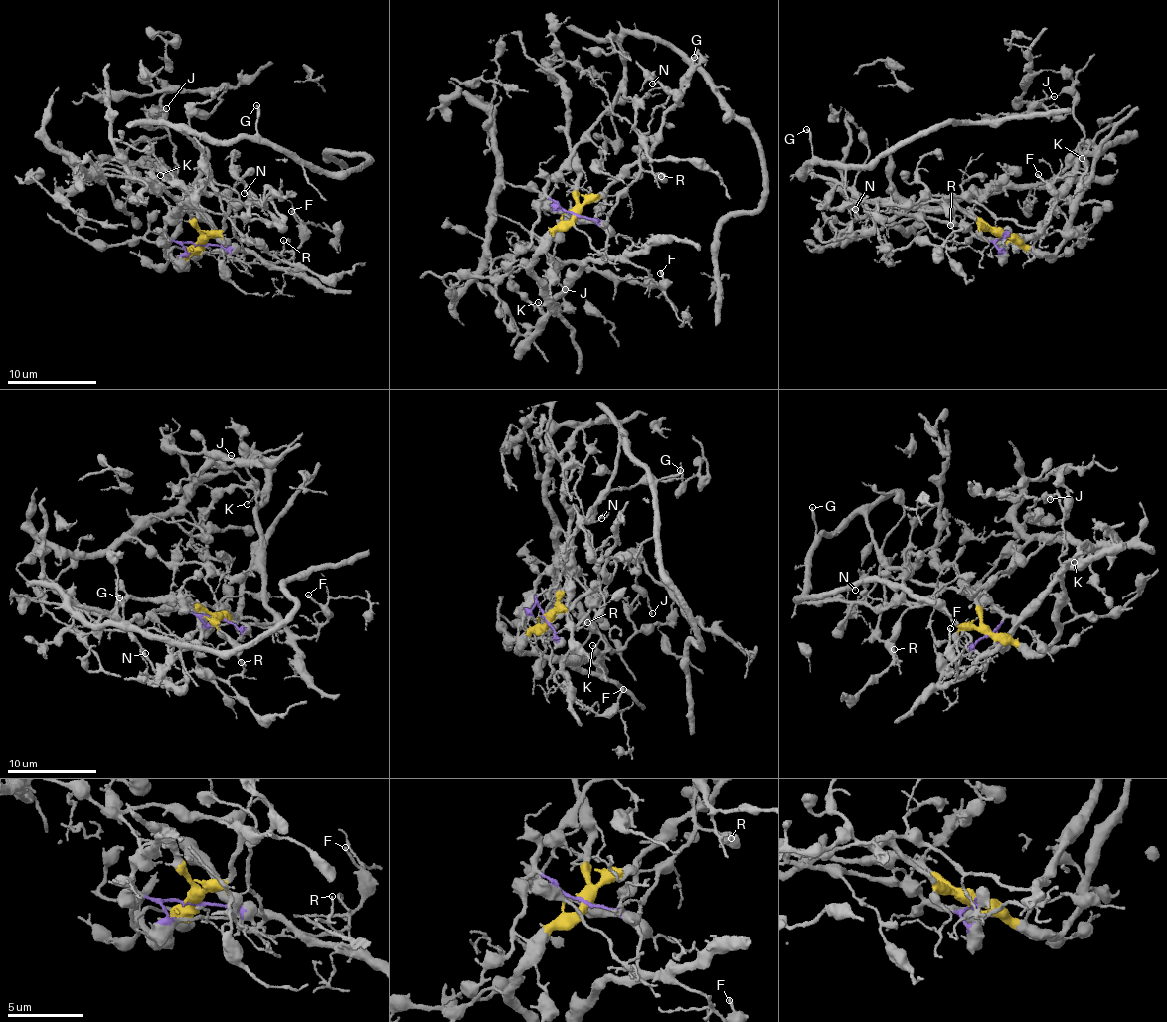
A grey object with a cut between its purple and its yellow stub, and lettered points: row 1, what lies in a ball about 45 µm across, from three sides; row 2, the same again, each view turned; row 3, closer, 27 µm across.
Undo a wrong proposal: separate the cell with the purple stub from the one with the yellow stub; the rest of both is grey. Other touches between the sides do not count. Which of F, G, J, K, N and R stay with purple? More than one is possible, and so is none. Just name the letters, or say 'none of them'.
G, R

